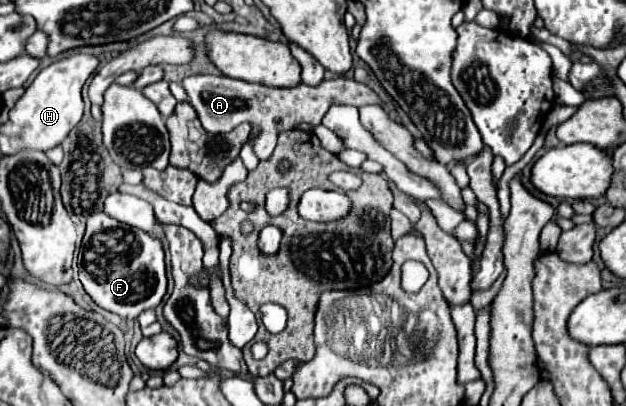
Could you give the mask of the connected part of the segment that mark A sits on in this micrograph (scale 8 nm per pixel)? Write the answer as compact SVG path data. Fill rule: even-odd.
M197 74L197 76L187 76L183 80L183 88L189 96L189 104L199 114L199 120L201 120L205 130L229 132L231 124L235 124L235 128L237 128L241 122L249 122L251 126L257 126L259 132L249 136L249 144L253 146L253 152L259 160L267 160L273 154L275 136L279 134L279 130L289 130L289 128L295 128L297 124L303 124L303 122L309 122L313 126L319 124L313 132L321 140L321 146L329 152L339 154L345 150L343 140L335 132L331 132L329 128L325 128L321 124L321 118L327 112L327 108L333 104L351 104L357 108L363 104L381 104L381 98L369 86L365 86L353 78L347 78L347 76L329 78L317 86L309 86L309 84L299 82L293 88L271 88L265 84L231 80L227 76Z

